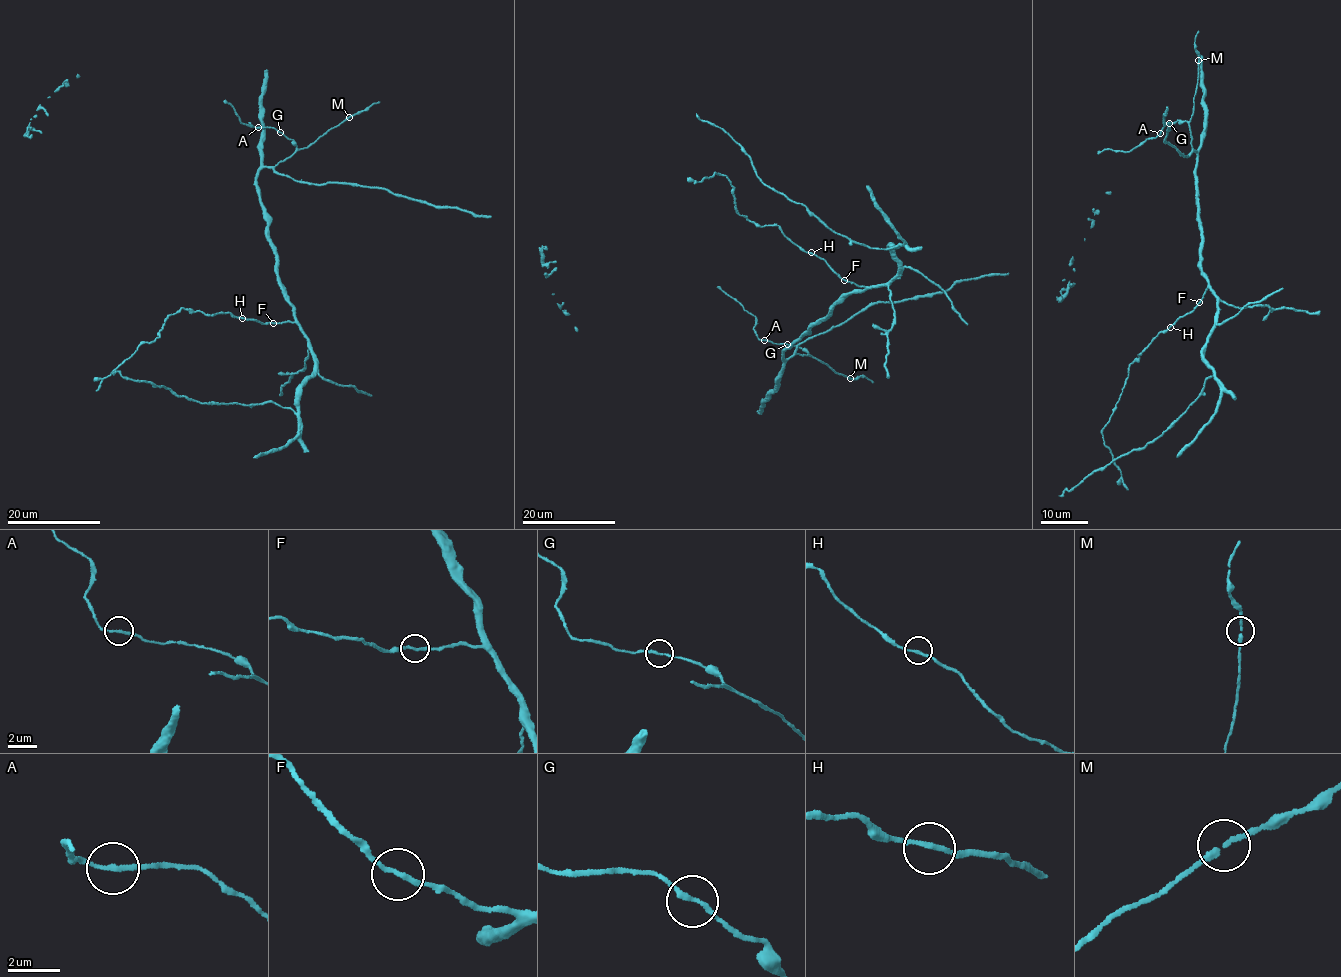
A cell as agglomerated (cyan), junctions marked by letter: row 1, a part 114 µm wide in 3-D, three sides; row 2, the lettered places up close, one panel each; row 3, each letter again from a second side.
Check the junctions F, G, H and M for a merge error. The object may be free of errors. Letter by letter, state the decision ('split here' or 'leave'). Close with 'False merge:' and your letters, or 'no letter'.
F: leave
G: leave
H: leave
M: leave
False merge: no letter

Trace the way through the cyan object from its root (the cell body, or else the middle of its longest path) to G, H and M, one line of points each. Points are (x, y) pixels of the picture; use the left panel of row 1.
G: (272, 242), (265, 208), (256, 185), (256, 173), (263, 167), (275, 167), (296, 150), (291, 140), (279, 133)
H: (272, 242), (278, 284), (292, 308), (295, 321), (264, 323), (241, 319)
M: (272, 242), (265, 208), (256, 185), (256, 173), (263, 167), (275, 167), (297, 150), (307, 148), (349, 117)

